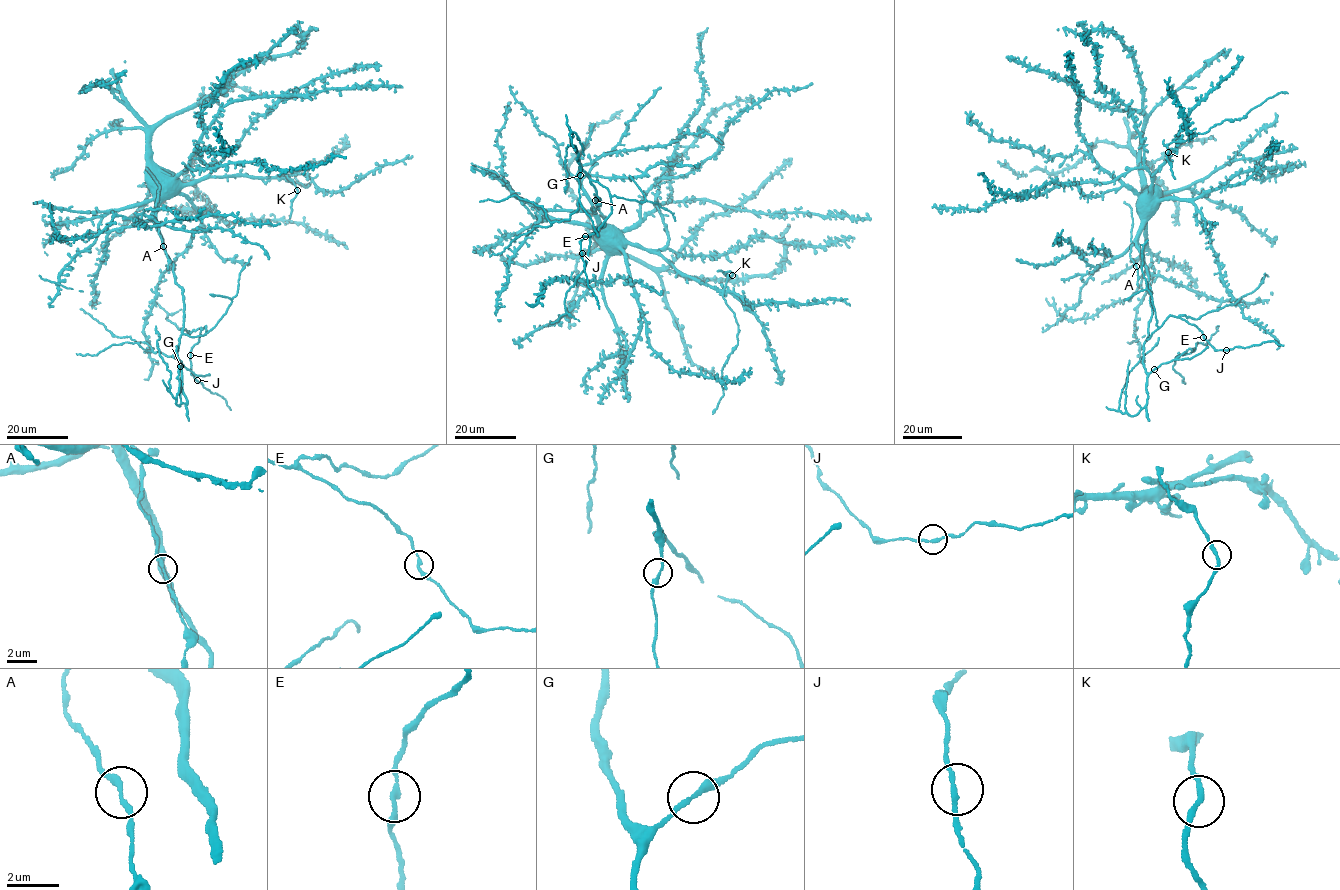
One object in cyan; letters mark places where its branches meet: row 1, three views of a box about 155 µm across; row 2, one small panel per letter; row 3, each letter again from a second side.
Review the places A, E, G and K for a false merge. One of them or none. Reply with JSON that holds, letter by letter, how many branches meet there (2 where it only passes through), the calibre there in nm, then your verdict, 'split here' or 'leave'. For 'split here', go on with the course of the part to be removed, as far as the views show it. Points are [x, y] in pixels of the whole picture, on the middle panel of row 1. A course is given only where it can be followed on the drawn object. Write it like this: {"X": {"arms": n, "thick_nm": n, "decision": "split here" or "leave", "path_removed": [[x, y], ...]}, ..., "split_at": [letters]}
{"A": {"arms": 2, "thick_nm": 200, "decision": "leave"}, "E": {"arms": 2, "thick_nm": 190, "decision": "leave"}, "G": {"arms": 2, "thick_nm": 200, "decision": "leave"}, "K": {"arms": 2, "thick_nm": 200, "decision": "leave"}, "split_at": []}

